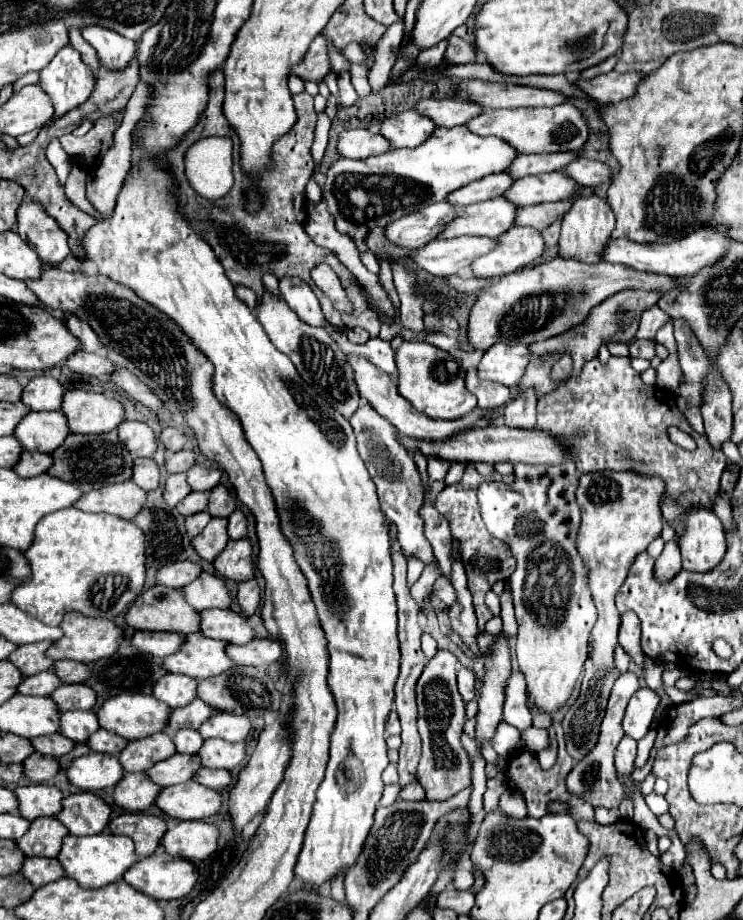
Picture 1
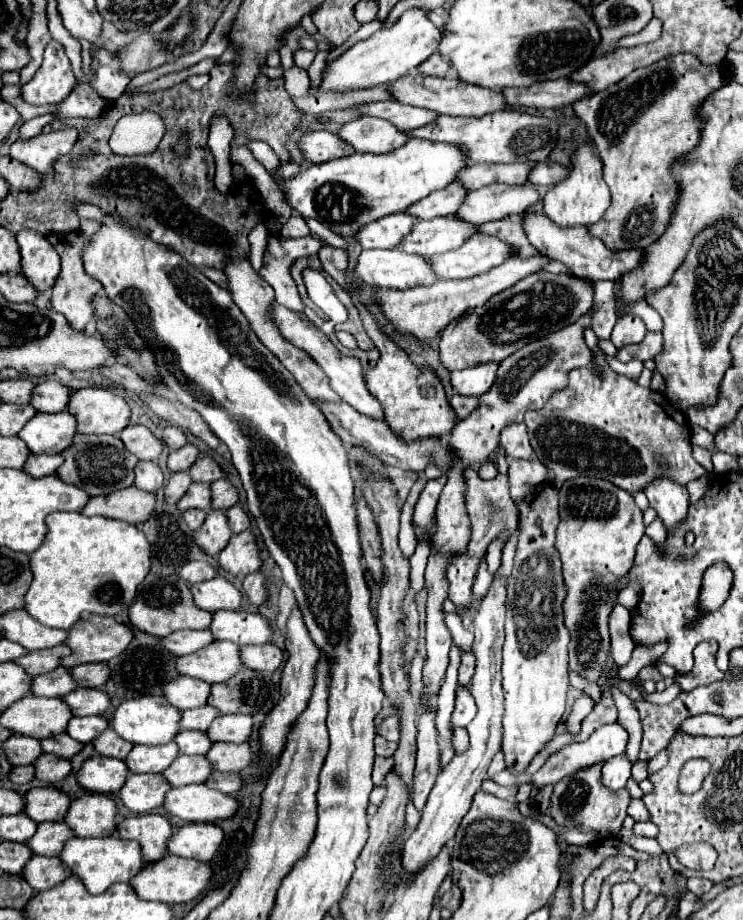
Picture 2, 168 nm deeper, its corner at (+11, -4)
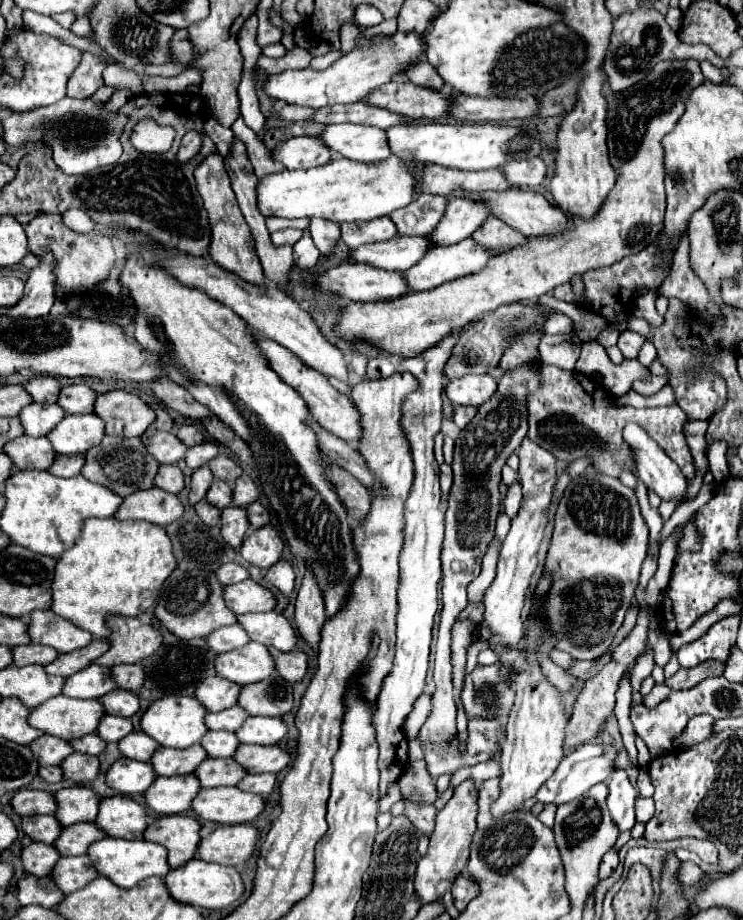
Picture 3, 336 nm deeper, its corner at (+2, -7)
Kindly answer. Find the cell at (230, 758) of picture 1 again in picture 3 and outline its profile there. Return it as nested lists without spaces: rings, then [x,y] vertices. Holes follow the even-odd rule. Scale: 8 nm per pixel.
[[[239,745],[233,759],[247,773],[279,773],[291,761],[279,745]]]

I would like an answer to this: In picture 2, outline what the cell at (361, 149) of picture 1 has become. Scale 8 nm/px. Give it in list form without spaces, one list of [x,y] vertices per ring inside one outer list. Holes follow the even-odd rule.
[[[326,130],[306,132],[298,140],[298,148],[300,148],[304,160],[312,162],[312,164],[320,164],[320,162],[326,162],[326,160],[342,158],[342,156],[348,156],[348,154],[354,152],[336,134],[326,132]]]

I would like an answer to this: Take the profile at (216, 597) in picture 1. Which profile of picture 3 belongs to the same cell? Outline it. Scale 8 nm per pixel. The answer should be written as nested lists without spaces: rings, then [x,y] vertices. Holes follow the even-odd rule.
[[[251,579],[223,587],[223,601],[235,615],[273,611],[275,607],[273,593]]]

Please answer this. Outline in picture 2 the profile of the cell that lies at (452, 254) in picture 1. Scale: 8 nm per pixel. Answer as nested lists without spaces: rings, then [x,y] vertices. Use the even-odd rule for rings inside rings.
[[[362,250],[354,272],[358,280],[374,288],[406,290],[412,286],[430,286],[438,280],[426,258],[400,250]]]

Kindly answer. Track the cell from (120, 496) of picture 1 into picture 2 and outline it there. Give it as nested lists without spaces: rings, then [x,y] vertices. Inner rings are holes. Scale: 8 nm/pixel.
[[[136,486],[124,488],[122,492],[112,492],[110,496],[96,496],[90,498],[82,514],[86,516],[104,516],[104,518],[116,518],[130,524],[146,522],[156,504],[154,492],[144,492]]]

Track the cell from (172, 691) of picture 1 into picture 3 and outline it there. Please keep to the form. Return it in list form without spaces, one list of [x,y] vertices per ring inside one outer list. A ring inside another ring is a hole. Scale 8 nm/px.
[[[209,677],[199,683],[199,687],[195,689],[195,697],[207,711],[223,711],[235,705],[239,689],[241,687],[237,683],[231,683],[223,677]]]

